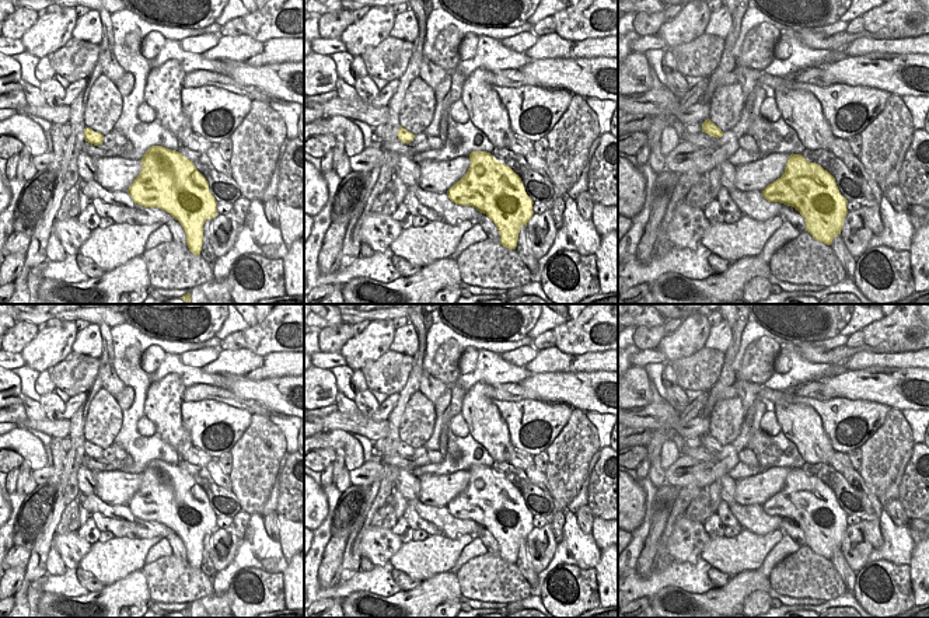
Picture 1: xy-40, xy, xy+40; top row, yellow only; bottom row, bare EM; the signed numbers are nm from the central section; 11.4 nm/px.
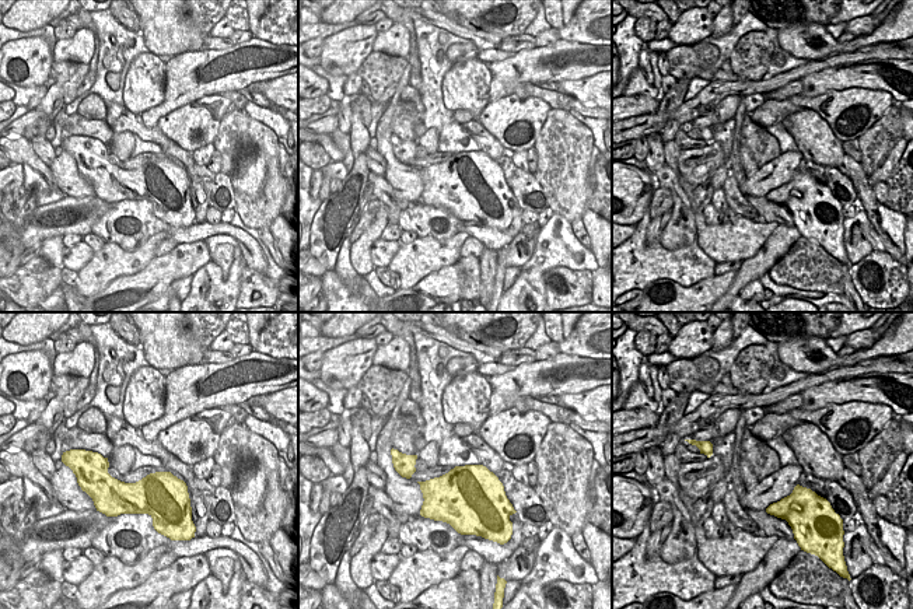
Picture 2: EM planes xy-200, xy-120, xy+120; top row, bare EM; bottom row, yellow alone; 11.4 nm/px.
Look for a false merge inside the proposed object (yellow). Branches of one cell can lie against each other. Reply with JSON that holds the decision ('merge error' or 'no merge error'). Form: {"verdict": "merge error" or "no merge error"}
{"verdict": "no merge error"}

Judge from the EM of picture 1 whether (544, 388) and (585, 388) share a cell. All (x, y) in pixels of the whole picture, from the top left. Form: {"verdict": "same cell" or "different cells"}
{"verdict": "same cell"}

